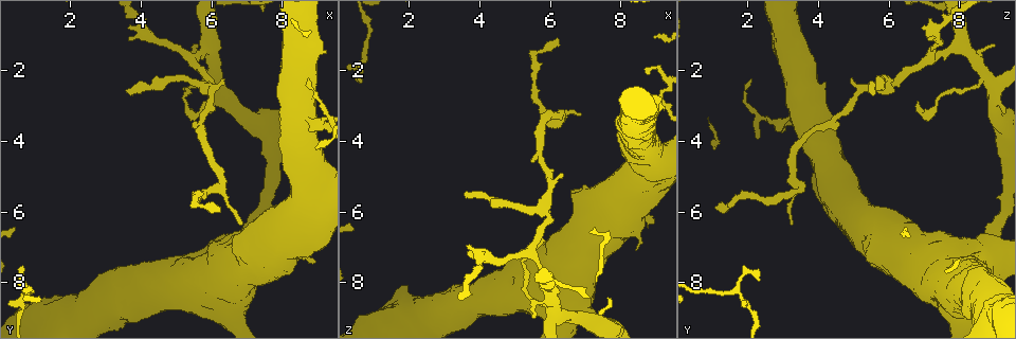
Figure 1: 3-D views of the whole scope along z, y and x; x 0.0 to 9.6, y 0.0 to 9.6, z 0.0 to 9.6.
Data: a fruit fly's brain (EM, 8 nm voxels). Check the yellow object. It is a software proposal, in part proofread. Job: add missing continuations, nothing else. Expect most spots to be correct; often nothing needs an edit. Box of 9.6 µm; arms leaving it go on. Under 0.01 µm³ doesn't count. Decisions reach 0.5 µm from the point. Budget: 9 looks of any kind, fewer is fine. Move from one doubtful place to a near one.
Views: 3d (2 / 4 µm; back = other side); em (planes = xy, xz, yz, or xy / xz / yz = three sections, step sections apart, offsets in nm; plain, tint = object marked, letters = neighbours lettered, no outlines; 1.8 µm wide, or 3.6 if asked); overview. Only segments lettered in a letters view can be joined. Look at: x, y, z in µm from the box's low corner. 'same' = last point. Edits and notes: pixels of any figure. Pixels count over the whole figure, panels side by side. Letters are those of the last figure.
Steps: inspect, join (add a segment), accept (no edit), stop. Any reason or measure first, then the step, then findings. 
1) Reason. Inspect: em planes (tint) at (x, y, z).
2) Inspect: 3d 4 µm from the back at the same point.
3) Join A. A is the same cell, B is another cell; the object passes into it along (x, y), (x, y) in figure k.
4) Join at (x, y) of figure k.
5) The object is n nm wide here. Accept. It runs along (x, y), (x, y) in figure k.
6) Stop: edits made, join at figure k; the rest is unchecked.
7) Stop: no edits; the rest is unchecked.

Inspect: em 3.6 µm planes (letters) at (5.85, 2.85, 6.80).

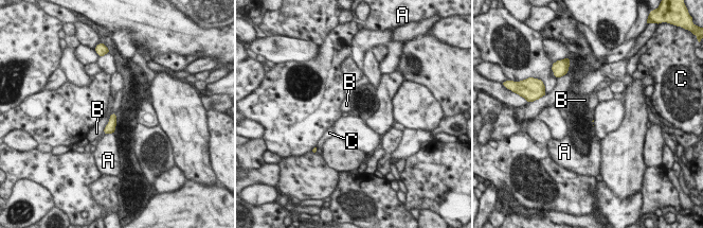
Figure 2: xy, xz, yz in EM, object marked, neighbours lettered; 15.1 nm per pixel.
Accept. A, B and C are other cells; a border runs along (108, 122), (103, 132) in figure 2; no lettered segment goes on from it.

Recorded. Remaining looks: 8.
Branch stops here. Inspect: em planes (letters) at (6.30, 2.20, 4.90).

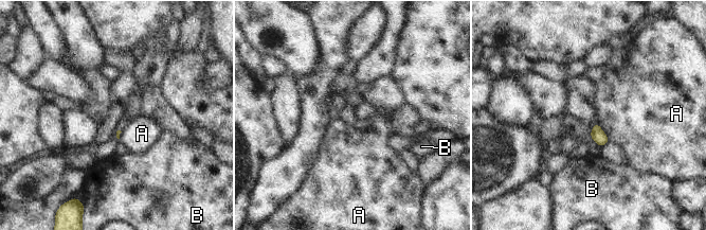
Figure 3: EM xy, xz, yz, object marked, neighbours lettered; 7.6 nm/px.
Accept. A and B are other cells; a border runs along (596, 121), (609, 140) in figure 3; none of them fits.

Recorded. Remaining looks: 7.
End of a long branch. Inspect: em planes (letters) at (6.20, 5.90, 1.10).

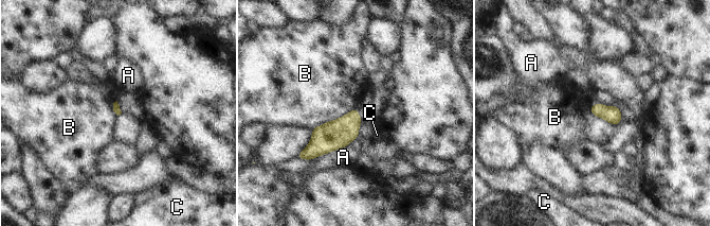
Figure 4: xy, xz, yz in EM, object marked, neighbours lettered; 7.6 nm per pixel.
Accept. A, B and C are other cells; a border runs along (357, 107), (312, 128) in figure 4; no lettered segment goes on from it.

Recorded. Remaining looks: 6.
An open end. Inspect: em planes (letters) at (0.65, 7.95, 2.25).

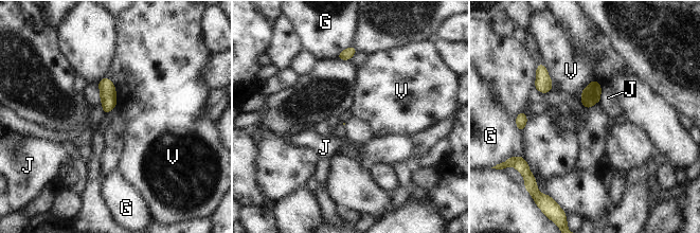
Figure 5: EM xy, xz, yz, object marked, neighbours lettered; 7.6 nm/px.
Accept. G, J and V are other cells; a border runs along (541, 61), (552, 82), (549, 92) in figure 5; none of them fits.

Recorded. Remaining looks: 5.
Stop: no edits; the rest is unchecked.

